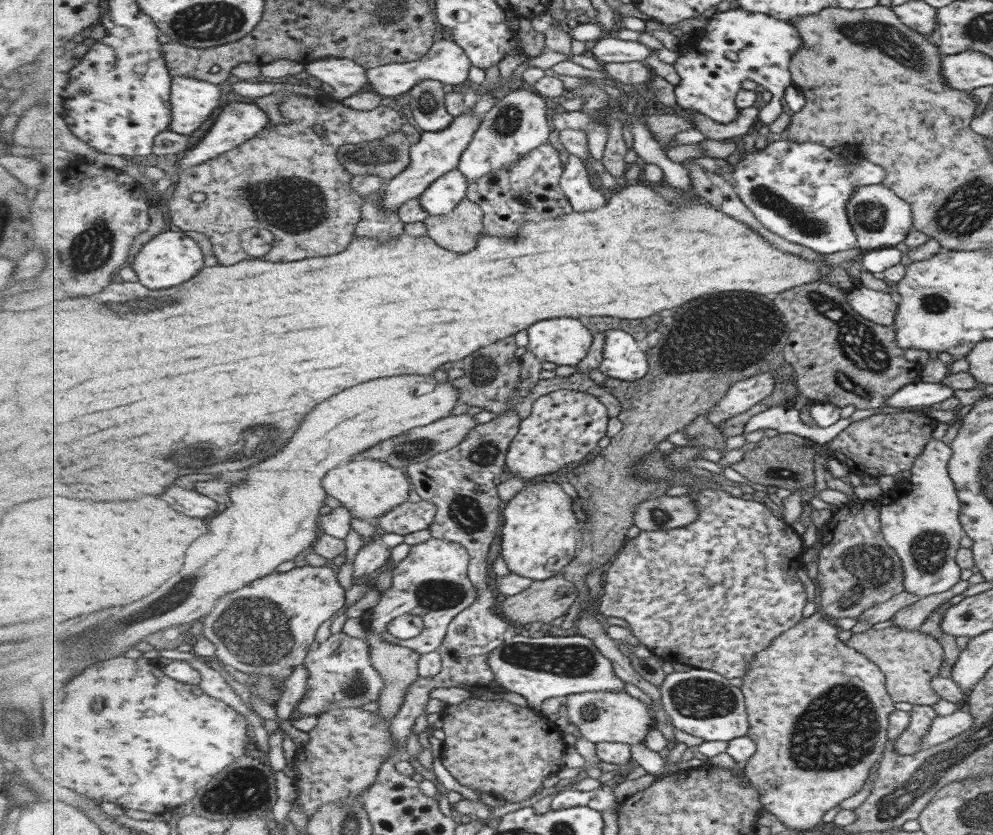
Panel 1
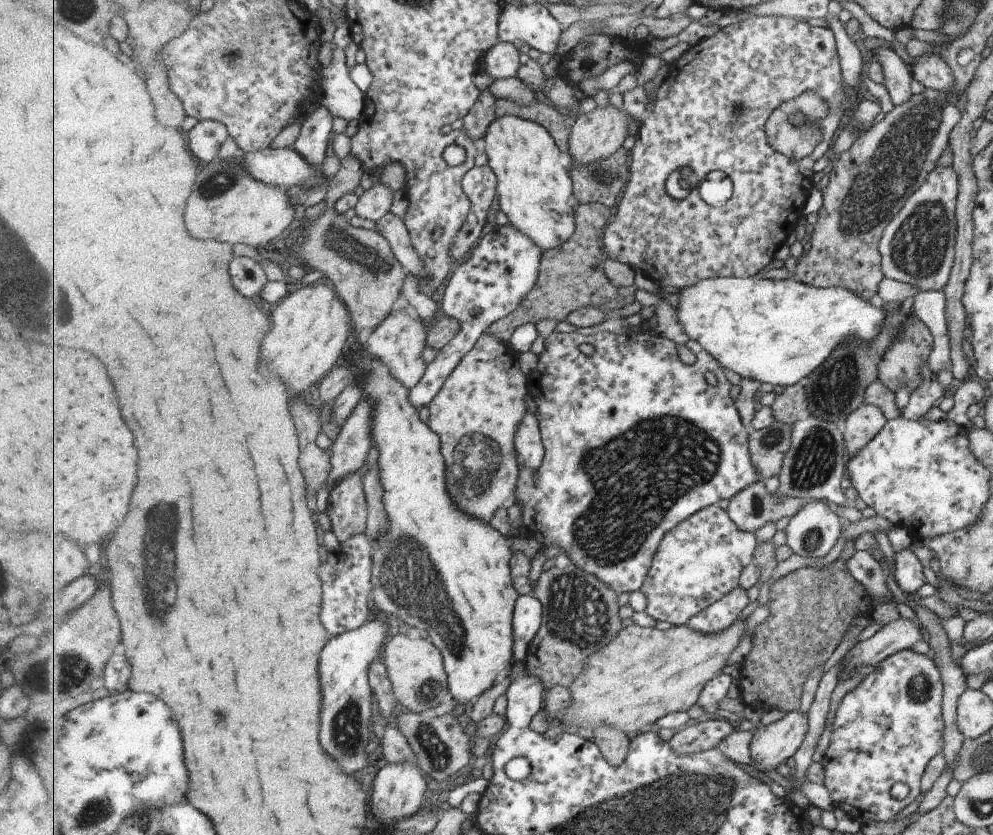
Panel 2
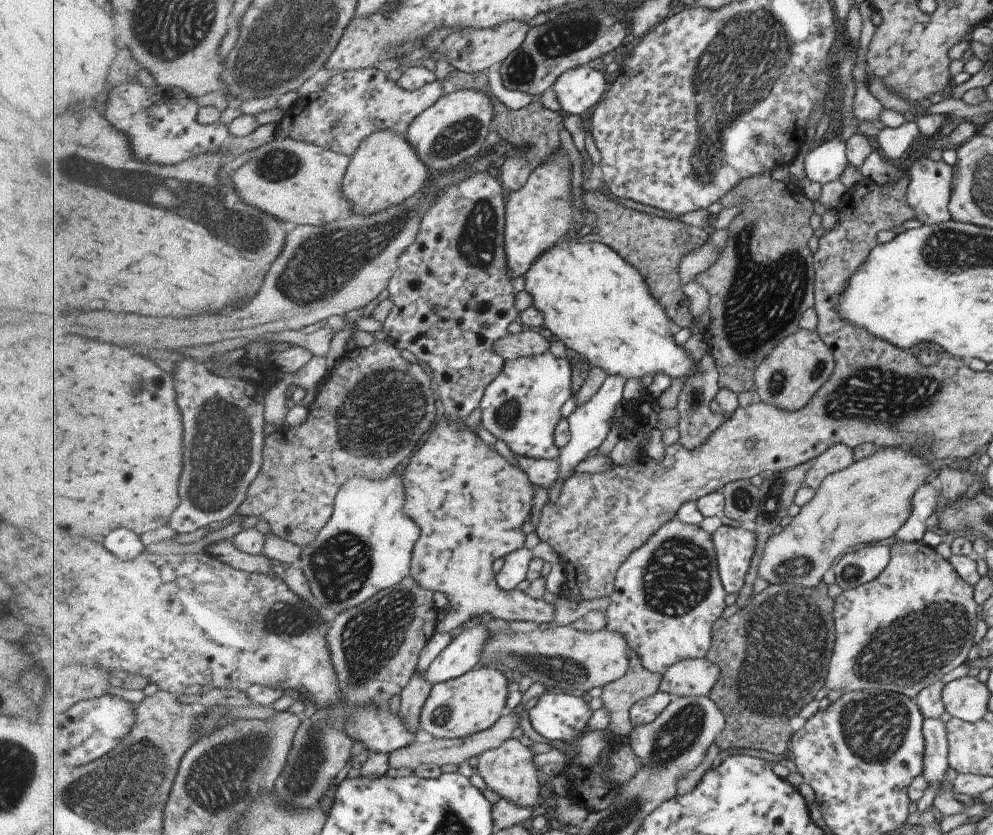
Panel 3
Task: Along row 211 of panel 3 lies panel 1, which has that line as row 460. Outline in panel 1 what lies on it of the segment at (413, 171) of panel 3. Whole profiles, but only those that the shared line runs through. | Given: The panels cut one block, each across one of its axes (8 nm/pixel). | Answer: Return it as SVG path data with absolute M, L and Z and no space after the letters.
M355 458L353 461L335 467L327 473L323 486L330 496L347 507L354 518L375 524L377 518L391 511L393 507L402 505L409 500L409 492L413 489L406 468L395 467L383 460Z

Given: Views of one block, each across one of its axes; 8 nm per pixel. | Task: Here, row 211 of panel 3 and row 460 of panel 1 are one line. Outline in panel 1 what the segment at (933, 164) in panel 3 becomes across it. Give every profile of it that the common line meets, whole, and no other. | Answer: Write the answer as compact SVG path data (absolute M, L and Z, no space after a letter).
M929 439L908 468L907 482L899 486L902 495L889 498L883 493L876 501L879 530L901 561L903 590L920 597L945 592L960 580L954 558L964 532L958 519L959 499L948 475L950 454L945 441Z

